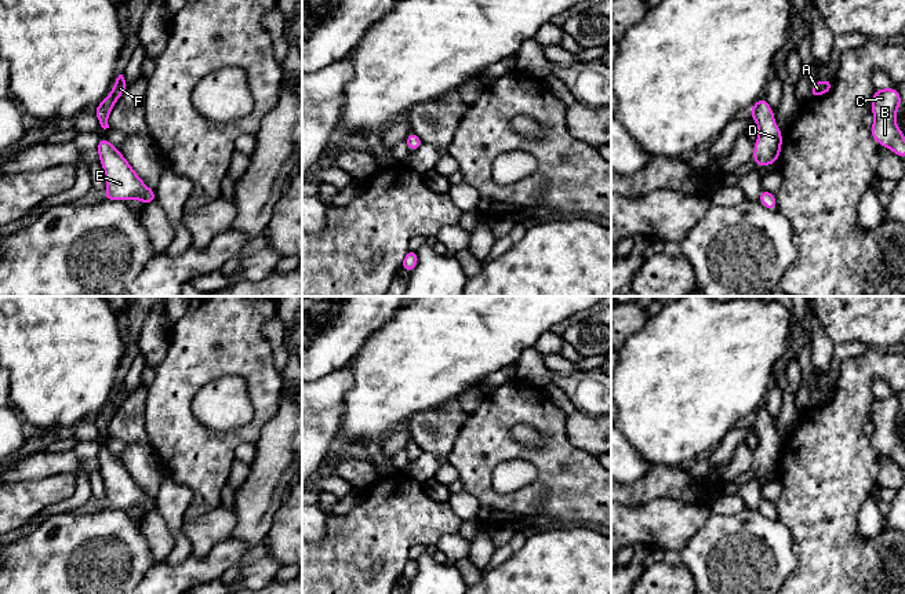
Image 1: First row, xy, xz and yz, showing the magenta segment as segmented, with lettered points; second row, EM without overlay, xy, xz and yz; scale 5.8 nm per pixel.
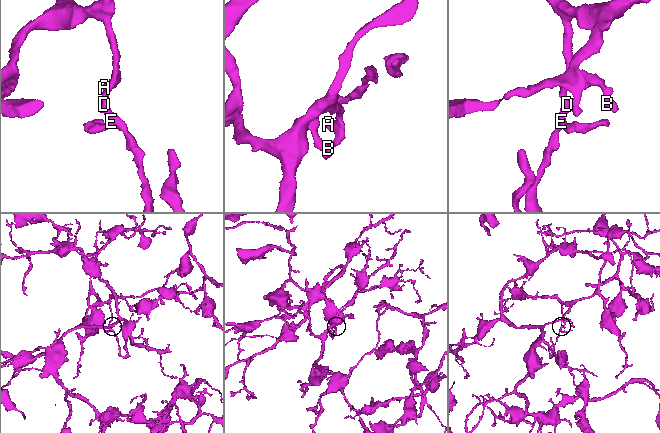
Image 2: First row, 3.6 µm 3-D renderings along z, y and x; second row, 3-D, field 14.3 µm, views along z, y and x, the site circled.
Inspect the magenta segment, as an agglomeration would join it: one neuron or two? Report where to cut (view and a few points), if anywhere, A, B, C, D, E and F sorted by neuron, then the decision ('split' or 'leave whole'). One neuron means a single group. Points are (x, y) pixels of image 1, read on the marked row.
cut none; groups A B C D E F; leave whole

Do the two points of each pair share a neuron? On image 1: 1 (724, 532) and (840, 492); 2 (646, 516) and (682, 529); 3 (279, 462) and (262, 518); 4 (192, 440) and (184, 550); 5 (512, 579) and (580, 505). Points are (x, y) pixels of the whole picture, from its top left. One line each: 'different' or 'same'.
1: different
2: same
3: same
4: different
5: different

